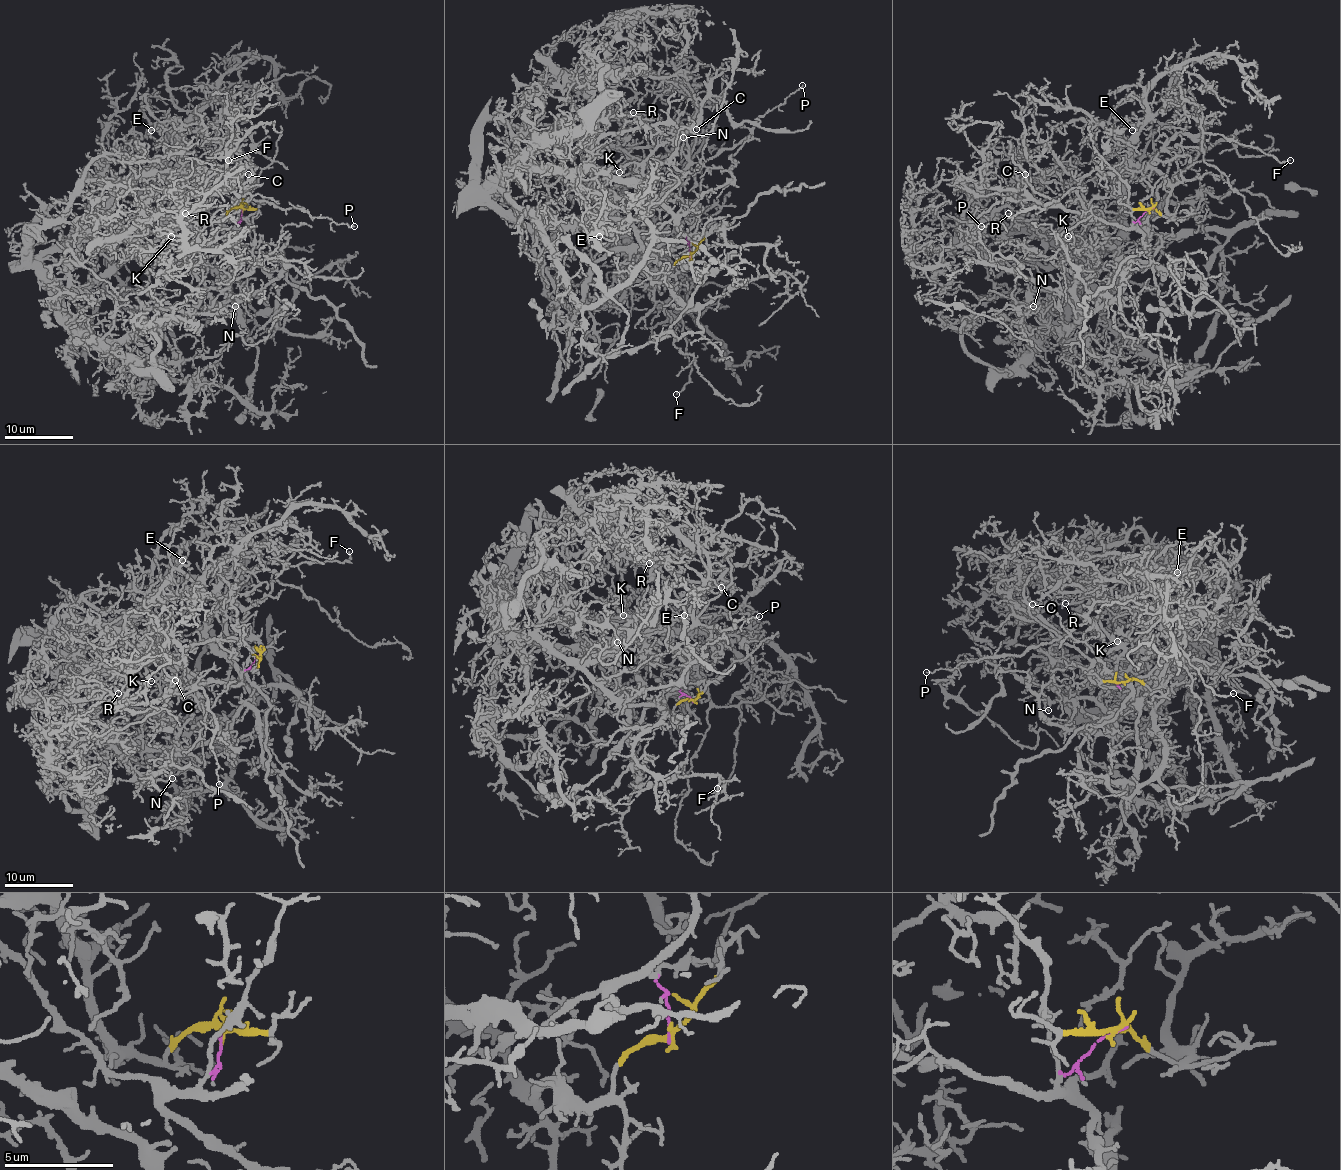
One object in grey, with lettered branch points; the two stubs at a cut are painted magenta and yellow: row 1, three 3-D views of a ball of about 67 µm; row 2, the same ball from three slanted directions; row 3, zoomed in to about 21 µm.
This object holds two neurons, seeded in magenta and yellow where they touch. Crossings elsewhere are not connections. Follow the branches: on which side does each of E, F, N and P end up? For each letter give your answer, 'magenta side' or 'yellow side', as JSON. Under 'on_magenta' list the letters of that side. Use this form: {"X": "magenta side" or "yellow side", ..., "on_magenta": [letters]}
{"E": "yellow side", "F": "magenta side", "N": "yellow side", "P": "magenta side", "on_magenta": ["F", "P"]}

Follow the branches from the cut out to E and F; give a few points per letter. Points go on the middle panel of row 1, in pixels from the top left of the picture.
E: (690, 254), (669, 275), (659, 276), (649, 273), (615, 235), (622, 234), (622, 223), (610, 220), (599, 235)
F: (690, 254), (683, 237), (669, 239), (615, 273), (683, 312), (692, 372), (676, 394)

